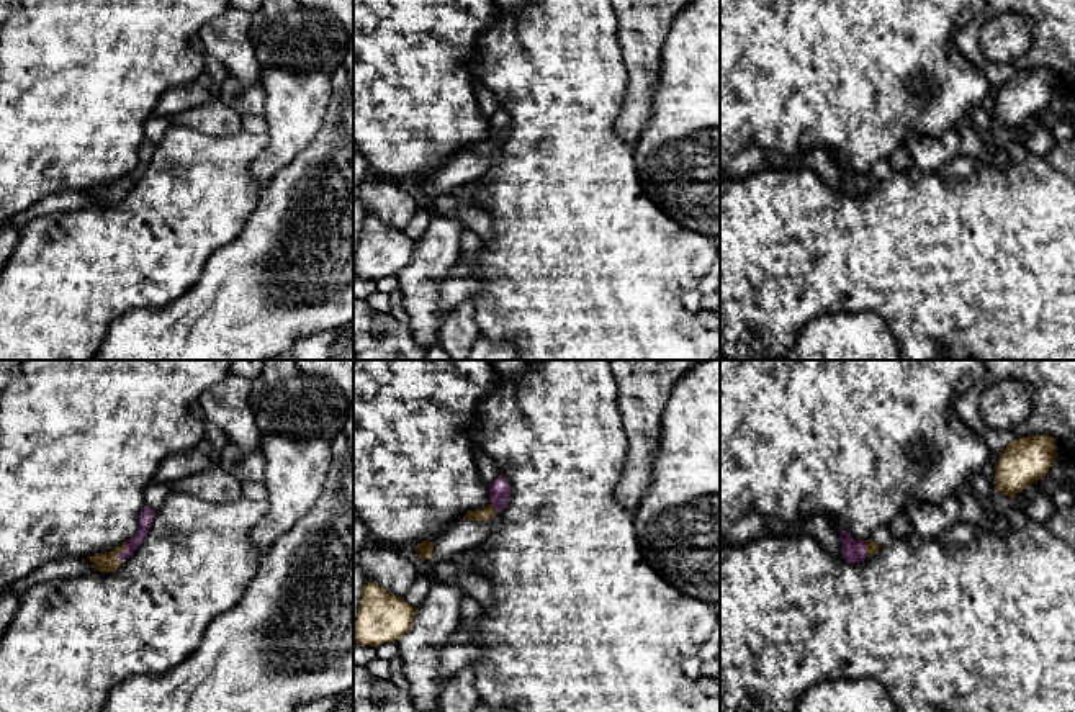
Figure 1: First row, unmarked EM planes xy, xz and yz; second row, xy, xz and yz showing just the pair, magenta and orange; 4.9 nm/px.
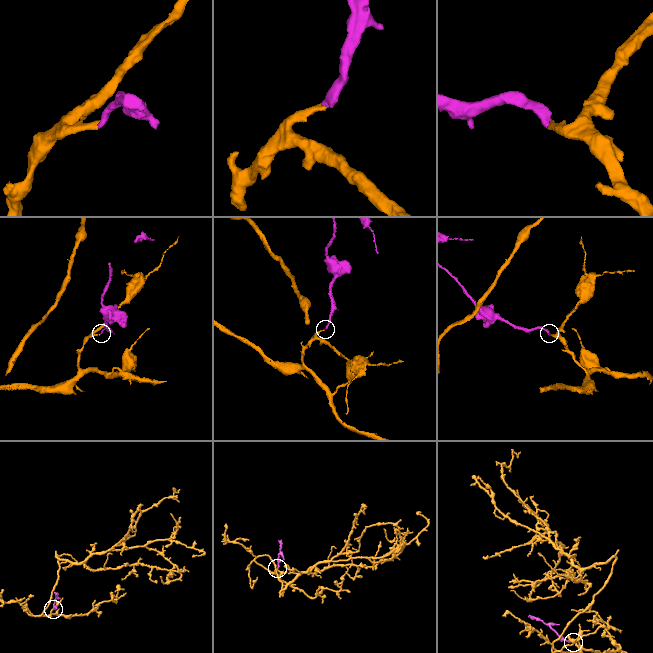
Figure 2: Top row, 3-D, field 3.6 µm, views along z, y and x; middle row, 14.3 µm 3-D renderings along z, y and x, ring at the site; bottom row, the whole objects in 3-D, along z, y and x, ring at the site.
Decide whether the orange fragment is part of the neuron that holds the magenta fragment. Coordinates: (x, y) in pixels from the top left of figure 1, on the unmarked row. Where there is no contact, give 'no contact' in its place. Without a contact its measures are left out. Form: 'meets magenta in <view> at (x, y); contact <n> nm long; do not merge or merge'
meets magenta in xy at (118, 185); contact 120 nm long; merge

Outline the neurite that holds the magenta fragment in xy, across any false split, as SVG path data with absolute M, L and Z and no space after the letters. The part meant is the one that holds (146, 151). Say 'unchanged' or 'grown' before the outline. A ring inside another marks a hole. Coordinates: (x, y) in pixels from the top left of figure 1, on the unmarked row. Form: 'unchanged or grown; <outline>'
grown; M144 139L139 147L139 162L129 173L123 175L111 185L88 190L88 193L95 198L95 201L100 206L108 206L108 205L118 203L142 177L144 170L147 169L152 155L154 155L154 151L155 151L155 144Z

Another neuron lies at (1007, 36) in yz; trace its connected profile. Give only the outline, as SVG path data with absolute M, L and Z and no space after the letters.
M1000 13L983 23L980 29L980 51L988 61L1010 65L1031 49L1034 26L1029 16Z

